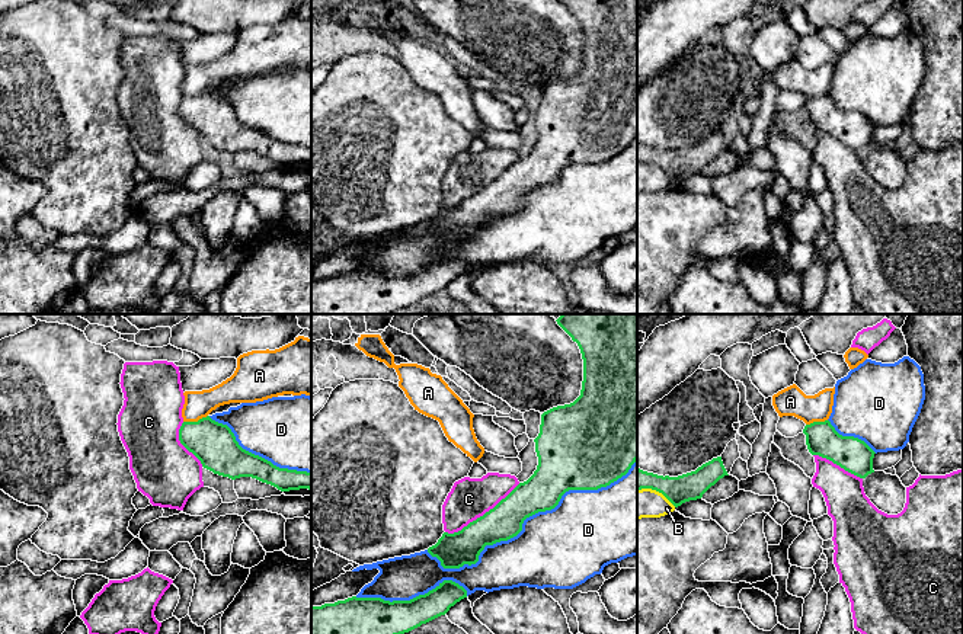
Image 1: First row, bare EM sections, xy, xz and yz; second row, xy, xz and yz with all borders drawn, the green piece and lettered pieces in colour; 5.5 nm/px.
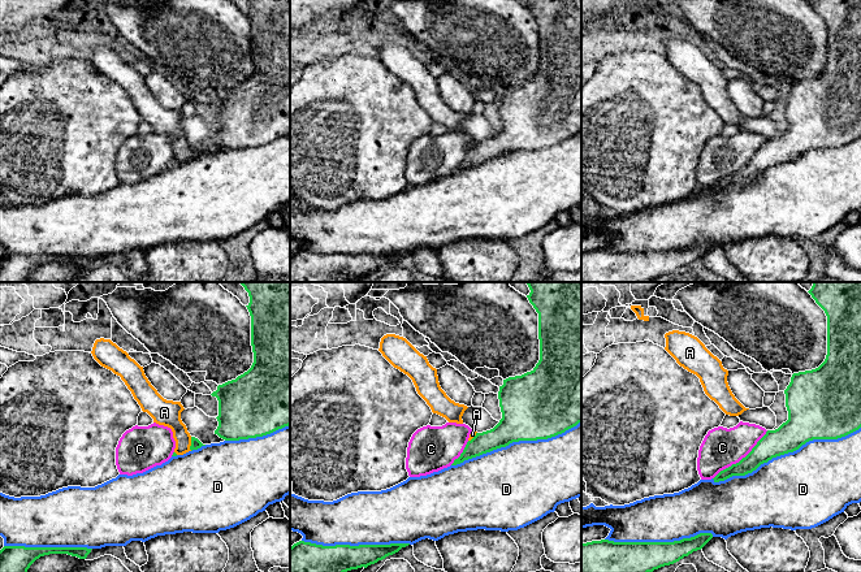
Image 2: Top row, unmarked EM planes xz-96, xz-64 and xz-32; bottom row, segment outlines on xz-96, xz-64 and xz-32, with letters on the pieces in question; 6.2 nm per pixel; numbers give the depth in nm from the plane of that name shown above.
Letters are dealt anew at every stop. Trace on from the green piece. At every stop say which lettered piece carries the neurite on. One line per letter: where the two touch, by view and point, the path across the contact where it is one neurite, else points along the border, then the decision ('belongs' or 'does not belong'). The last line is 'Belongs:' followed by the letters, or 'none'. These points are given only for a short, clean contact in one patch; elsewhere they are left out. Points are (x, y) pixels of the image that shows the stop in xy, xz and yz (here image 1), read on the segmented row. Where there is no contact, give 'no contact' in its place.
A: xy (195, 422) | along xy (207, 415), (197, 420), (184, 422) | does not belong
B: yz (656, 490) | does not belong
C: xz (483, 515) | does not belong
D: xz (528, 516) | does not belong
Belongs: none

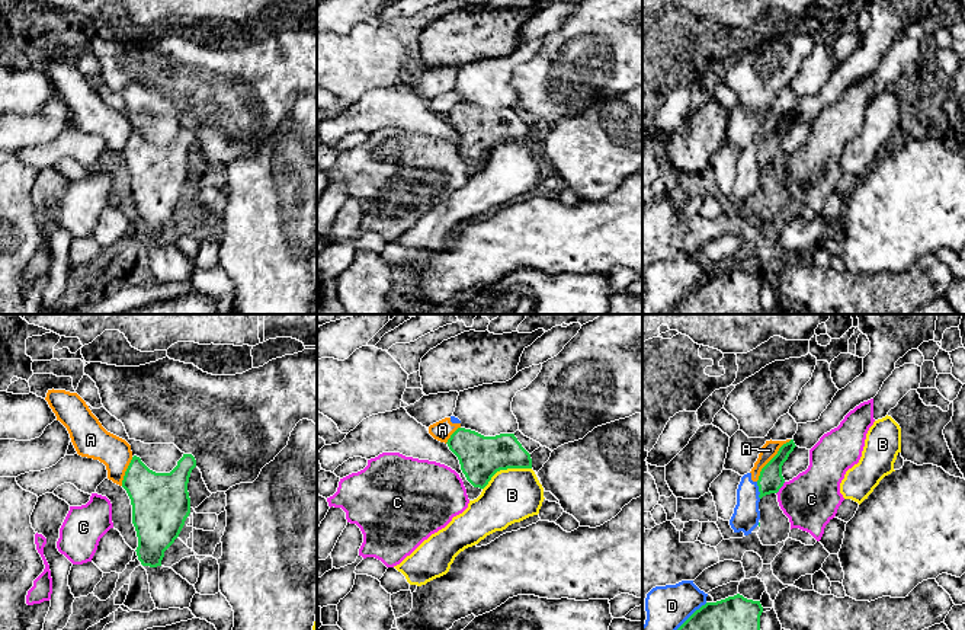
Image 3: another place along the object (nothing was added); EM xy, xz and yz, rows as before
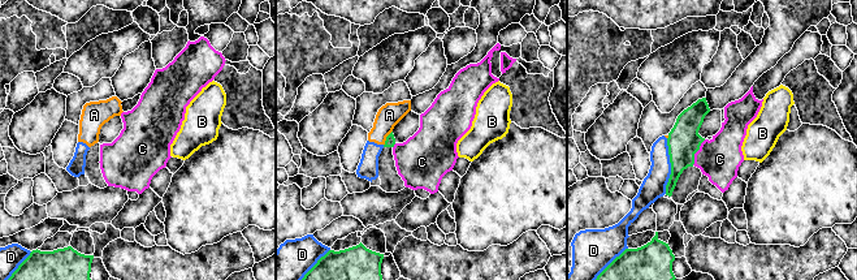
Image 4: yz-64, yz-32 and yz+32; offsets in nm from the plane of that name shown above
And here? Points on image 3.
A: yz (772, 459) | along yz (791, 440), (779, 448), (756, 480) | does not belong
B: xz (505, 469) | does not belong
C: yz (781, 486) | along yz (785, 482), (776, 493) | does not belong
D: yz (692, 614) | does not belong
Belongs: none

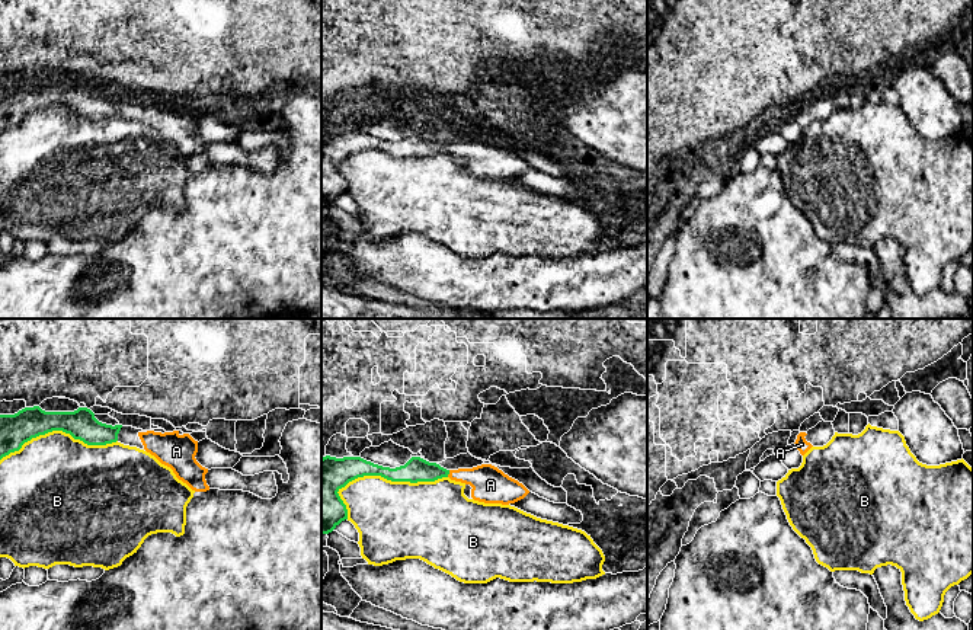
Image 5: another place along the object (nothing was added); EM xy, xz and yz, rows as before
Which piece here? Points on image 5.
A: xz (448, 473) | across xz (416, 469), (448, 473), (482, 477), (490, 485) | belongs
B: xz (391, 480) | does not belong
Belongs: A

